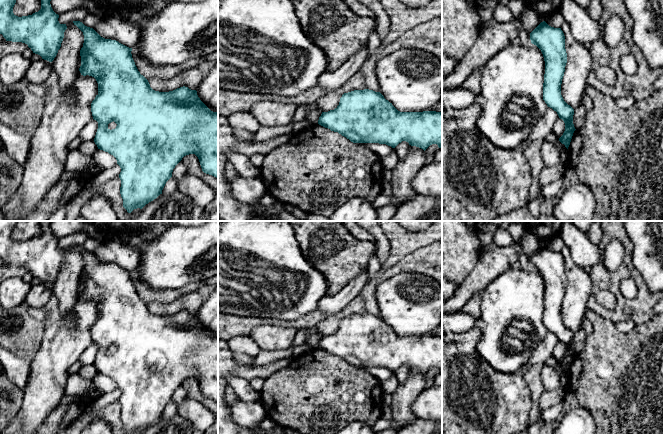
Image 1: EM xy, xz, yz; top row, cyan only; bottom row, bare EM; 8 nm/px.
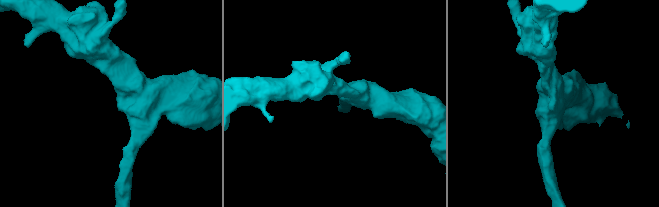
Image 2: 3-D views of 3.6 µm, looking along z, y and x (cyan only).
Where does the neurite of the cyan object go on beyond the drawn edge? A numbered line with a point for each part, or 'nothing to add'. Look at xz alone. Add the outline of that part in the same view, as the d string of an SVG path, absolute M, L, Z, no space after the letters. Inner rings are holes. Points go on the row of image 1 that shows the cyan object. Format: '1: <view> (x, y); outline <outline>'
nothing to add

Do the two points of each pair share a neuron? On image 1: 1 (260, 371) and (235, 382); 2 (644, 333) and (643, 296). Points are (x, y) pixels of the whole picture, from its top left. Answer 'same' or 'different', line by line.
1: different
2: different

